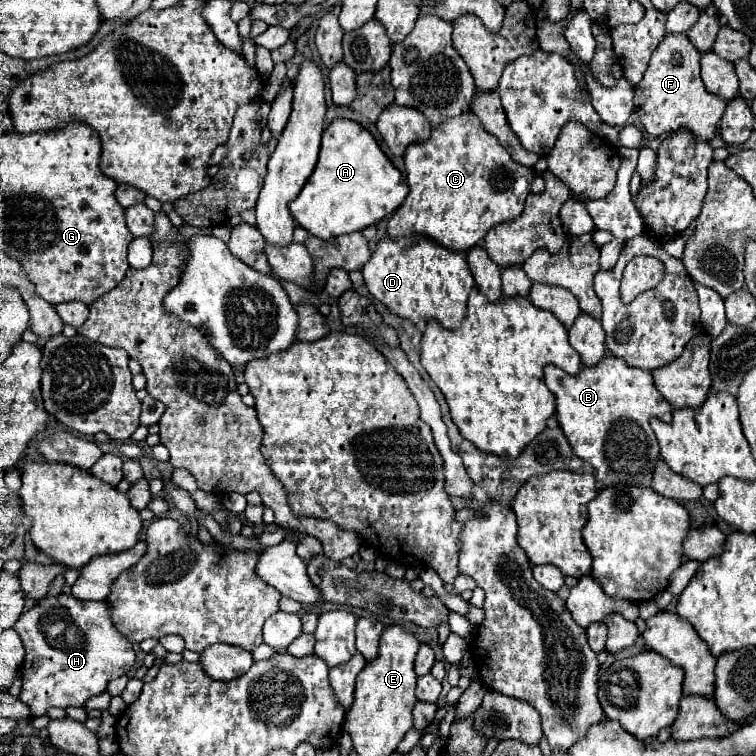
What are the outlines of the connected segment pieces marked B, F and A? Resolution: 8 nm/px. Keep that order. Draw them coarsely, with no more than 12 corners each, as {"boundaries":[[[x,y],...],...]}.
{"boundaries":[[[616,355],[544,367],[572,451],[606,485],[650,487],[650,417],[672,407]],[[670,33],[634,87],[652,137],[712,139],[726,101],[706,91],[700,51]],[[334,119],[290,213],[318,239],[378,223],[408,185],[368,129]]]}

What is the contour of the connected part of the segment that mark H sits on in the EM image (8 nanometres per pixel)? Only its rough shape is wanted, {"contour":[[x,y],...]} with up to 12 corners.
{"contour":[[104,601],[22,613],[30,719],[82,707],[136,659]]}

